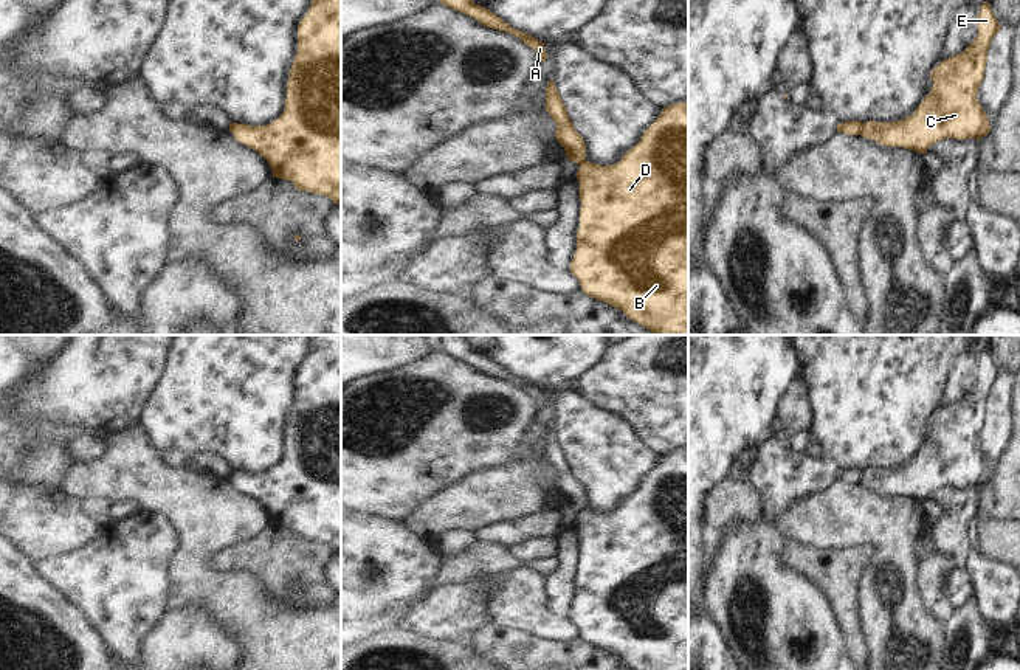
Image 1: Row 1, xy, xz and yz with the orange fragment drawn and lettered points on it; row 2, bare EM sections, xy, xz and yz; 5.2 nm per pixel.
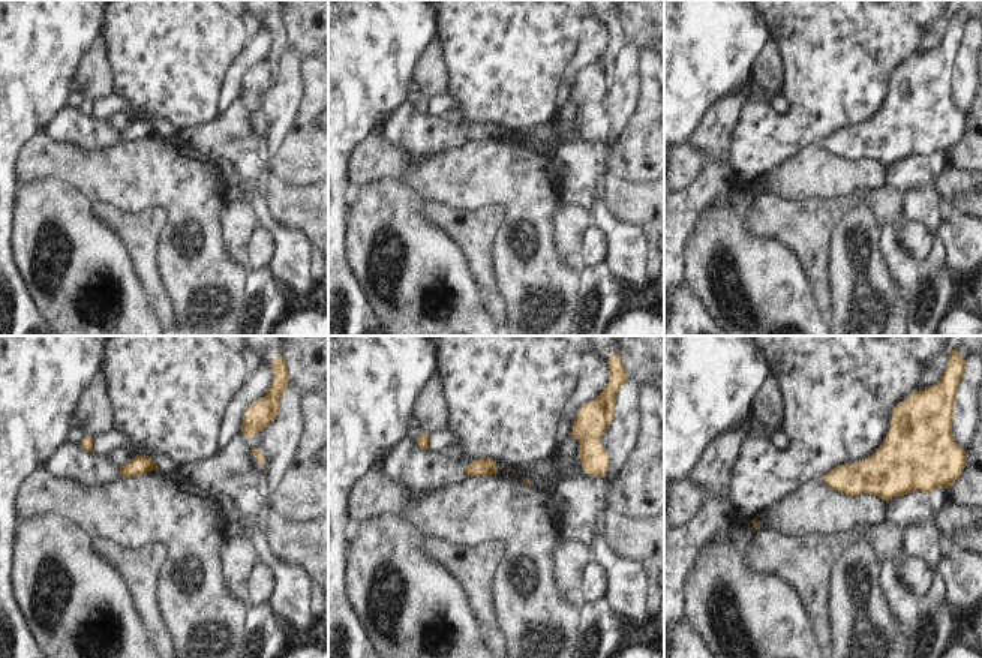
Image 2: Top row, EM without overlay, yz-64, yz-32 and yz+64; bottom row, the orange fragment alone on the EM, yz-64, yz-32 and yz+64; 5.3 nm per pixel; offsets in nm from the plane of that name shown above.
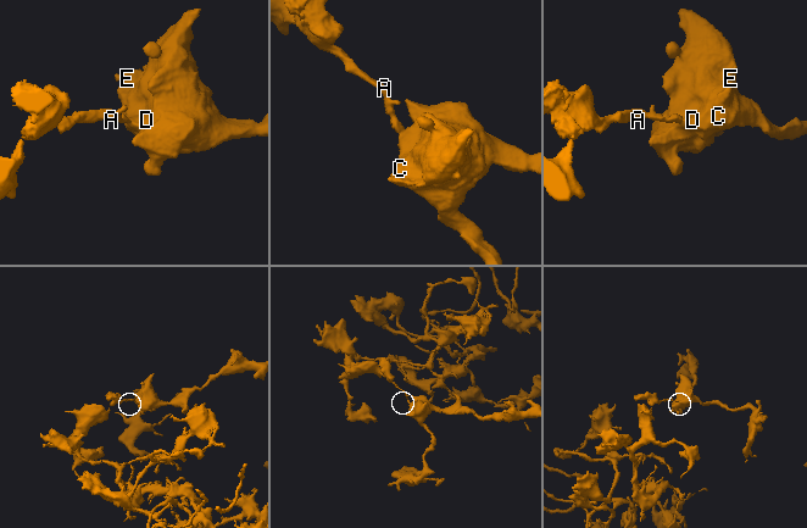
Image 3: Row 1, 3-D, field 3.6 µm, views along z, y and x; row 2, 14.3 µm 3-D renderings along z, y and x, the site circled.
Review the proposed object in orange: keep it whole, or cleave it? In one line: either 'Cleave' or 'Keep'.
Cleave

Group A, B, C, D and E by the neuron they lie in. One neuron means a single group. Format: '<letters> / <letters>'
A / B C D E

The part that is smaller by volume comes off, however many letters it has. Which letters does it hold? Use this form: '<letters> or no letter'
B, C, D, E

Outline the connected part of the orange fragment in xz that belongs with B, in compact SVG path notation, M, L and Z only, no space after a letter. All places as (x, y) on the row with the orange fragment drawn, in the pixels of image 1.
M688 102L663 107L657 119L645 130L640 141L615 164L580 163L577 172L580 189L580 228L577 251L570 271L578 279L583 293L622 310L629 319L650 329L654 335L688 335Z

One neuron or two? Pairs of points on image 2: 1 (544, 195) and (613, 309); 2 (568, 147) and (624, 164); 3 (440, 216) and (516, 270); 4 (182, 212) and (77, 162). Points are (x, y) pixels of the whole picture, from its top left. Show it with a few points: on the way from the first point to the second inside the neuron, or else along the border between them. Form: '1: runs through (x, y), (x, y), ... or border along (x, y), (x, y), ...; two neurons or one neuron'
1: border along (583, 275), (580, 297); two neurons
2: border along (609, 155), (607, 171); two neurons
3: border along (504, 221), (495, 240), (495, 279), (499, 290); two neurons
4: runs through (156, 186), (146, 176), (102, 174); one neuron

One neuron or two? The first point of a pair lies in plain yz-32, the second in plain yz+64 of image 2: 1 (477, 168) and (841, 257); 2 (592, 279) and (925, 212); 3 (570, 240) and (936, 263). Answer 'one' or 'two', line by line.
1: one
2: one
3: two

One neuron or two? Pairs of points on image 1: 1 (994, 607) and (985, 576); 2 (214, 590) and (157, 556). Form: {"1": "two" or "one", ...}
{"1": "one", "2": "two"}

